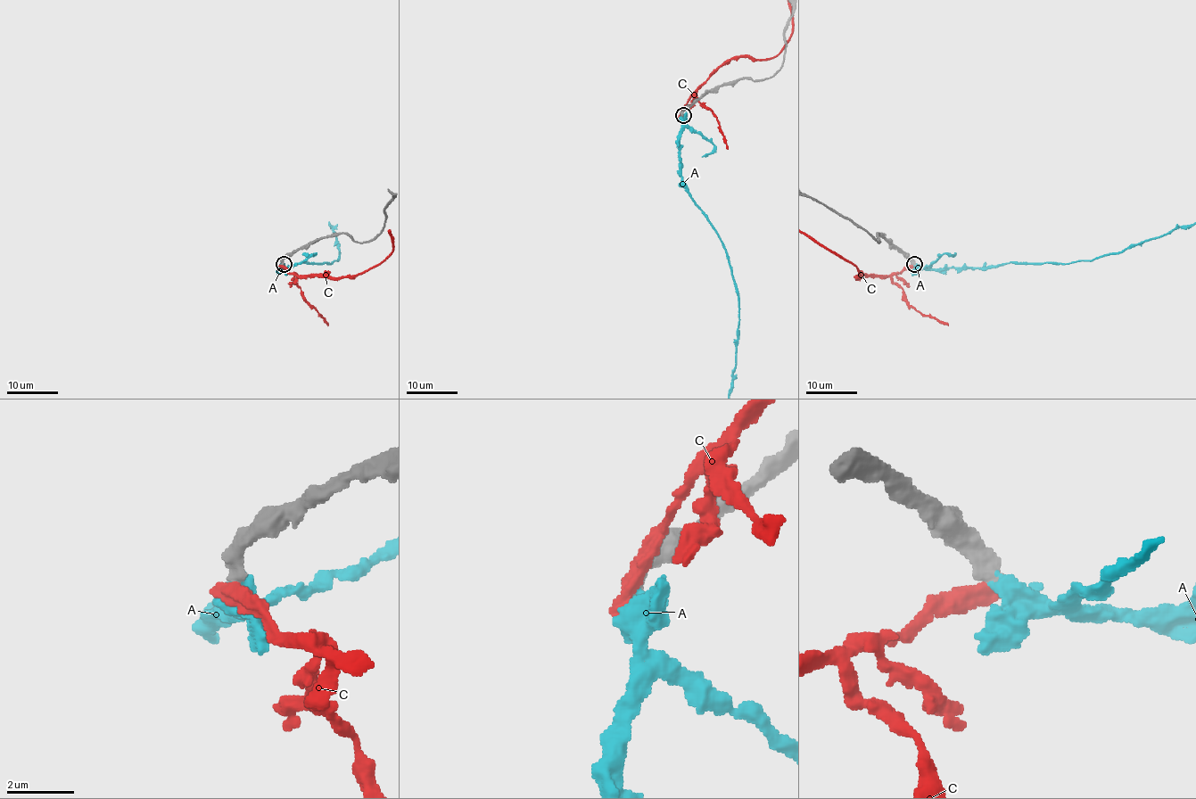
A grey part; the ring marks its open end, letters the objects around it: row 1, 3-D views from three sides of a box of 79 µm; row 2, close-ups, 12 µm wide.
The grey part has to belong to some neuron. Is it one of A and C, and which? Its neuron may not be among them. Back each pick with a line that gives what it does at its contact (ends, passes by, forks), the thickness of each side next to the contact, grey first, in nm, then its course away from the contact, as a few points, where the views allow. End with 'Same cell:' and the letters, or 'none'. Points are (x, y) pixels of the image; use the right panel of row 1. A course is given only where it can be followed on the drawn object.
A: it ends there; 480 nm thick on the grey side, 500 nm on the other
Same cell: A

